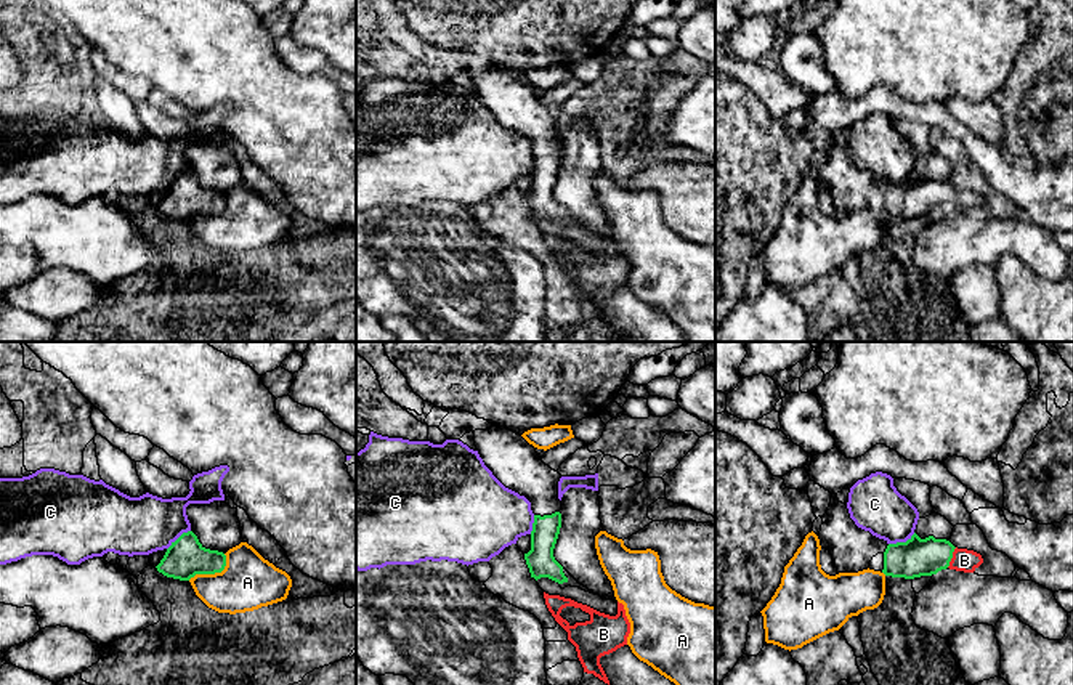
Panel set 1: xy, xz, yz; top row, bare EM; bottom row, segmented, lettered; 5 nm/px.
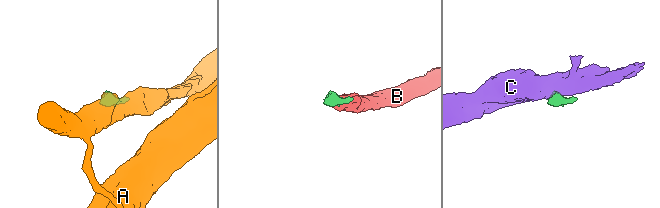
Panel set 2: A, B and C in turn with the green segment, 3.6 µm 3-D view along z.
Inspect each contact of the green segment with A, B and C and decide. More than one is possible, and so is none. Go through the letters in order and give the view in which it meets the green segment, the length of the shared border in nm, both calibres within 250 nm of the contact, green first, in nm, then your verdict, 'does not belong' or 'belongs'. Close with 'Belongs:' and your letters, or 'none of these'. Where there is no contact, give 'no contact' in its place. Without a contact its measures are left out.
A: xy | 240 nm | 200/280 nm | does not belong
B: yz | 120 nm | 200/110 nm | belongs
C: yz | 150 nm | 200/260 nm | does not belong
Belongs: B

